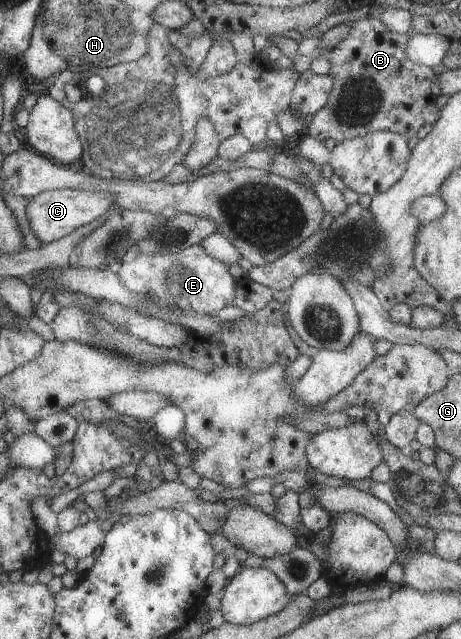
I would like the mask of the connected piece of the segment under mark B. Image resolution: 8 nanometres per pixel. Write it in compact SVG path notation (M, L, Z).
M366 16L352 23L354 25L350 26L347 36L326 57L330 66L328 74L332 78L332 89L326 104L313 114L307 126L307 134L322 143L325 138L340 143L375 131L389 131L408 141L421 126L432 125L439 118L440 110L435 105L435 96L429 91L429 84L434 77L433 71L408 58L405 50L409 38L407 33L392 33L374 17Z

